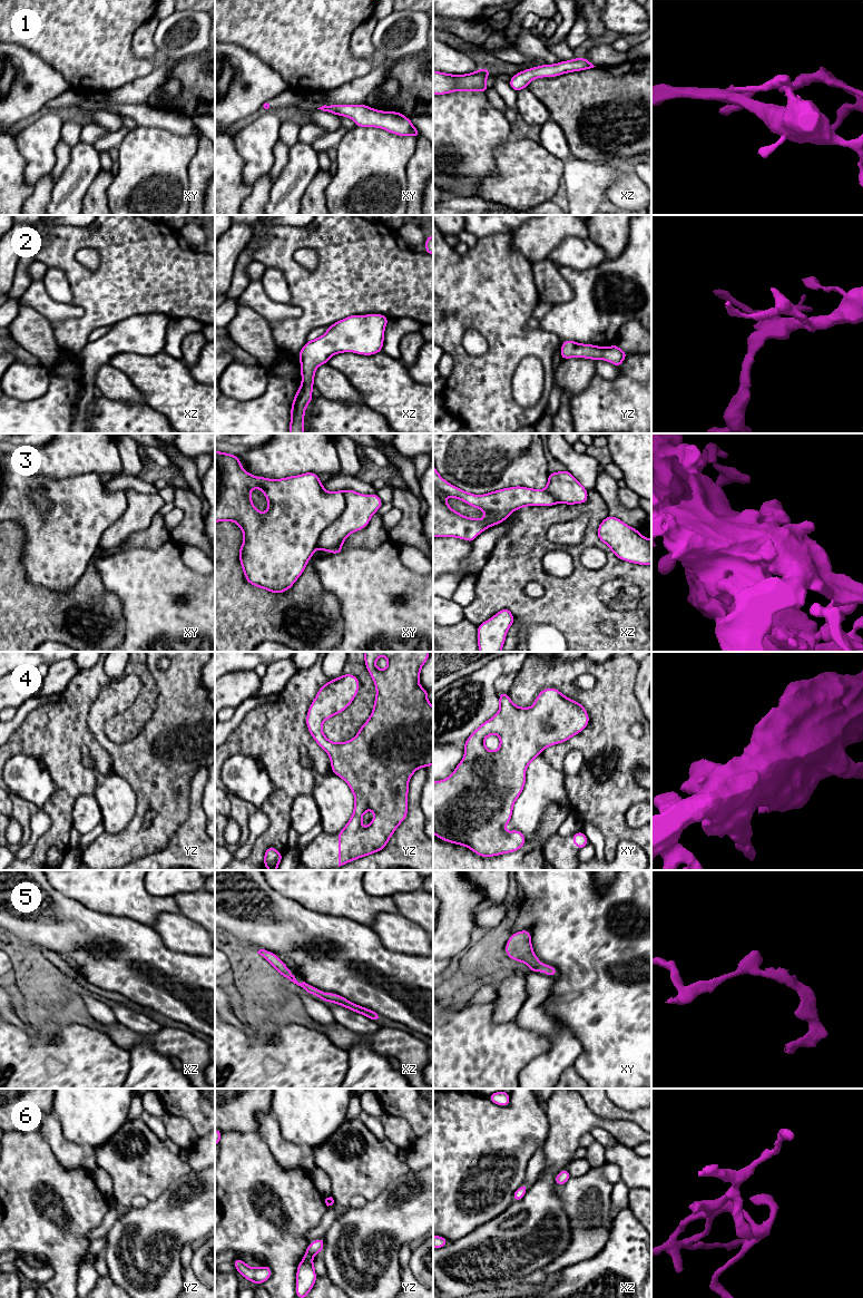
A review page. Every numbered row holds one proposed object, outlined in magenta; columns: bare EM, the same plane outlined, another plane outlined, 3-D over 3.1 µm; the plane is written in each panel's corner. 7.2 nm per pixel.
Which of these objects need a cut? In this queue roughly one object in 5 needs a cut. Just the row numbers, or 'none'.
none

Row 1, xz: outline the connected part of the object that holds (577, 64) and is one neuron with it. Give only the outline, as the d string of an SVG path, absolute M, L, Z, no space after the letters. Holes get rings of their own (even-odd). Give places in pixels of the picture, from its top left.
M573 58L572 60L560 61L555 65L545 64L516 74L511 77L509 85L518 92L527 88L531 80L542 77L557 77L567 72L581 71L594 67L596 66L587 58Z

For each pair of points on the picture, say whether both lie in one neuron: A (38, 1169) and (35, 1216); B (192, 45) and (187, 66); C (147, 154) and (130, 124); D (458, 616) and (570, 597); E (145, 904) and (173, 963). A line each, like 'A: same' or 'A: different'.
A: same
B: different
C: different
D: different
E: different

